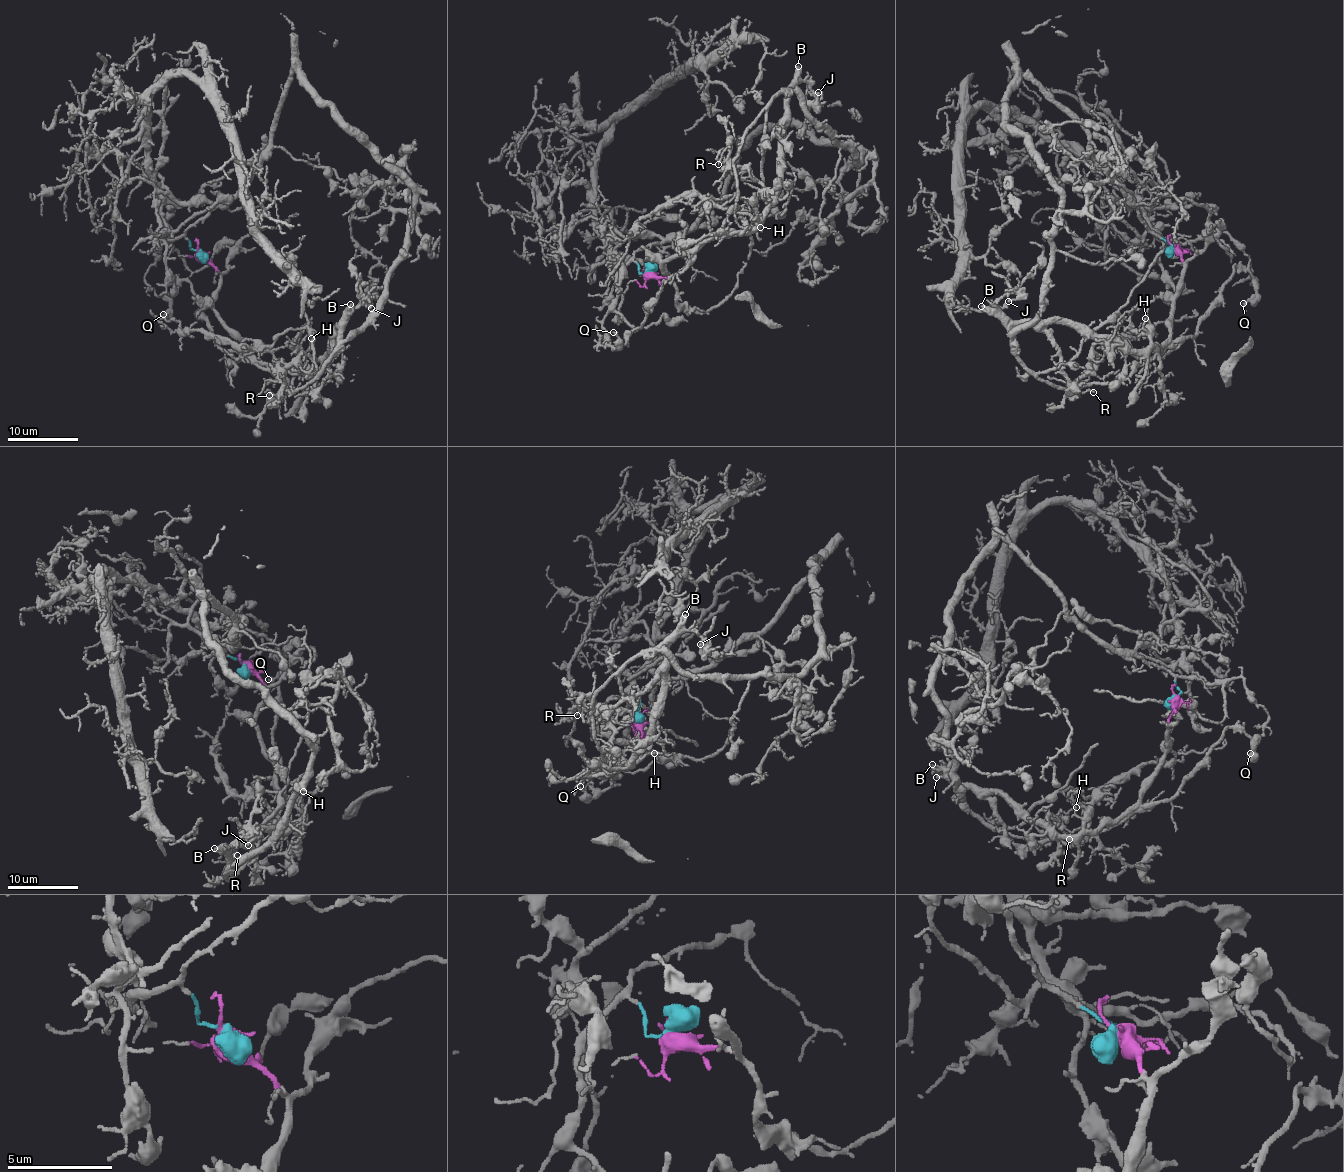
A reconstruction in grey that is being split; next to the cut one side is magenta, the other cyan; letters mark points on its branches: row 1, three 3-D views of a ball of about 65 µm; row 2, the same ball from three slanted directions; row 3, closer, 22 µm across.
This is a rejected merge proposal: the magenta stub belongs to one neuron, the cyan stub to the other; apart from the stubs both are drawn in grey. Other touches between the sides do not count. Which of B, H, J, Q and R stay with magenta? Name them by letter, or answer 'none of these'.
B, H, J, Q, R

